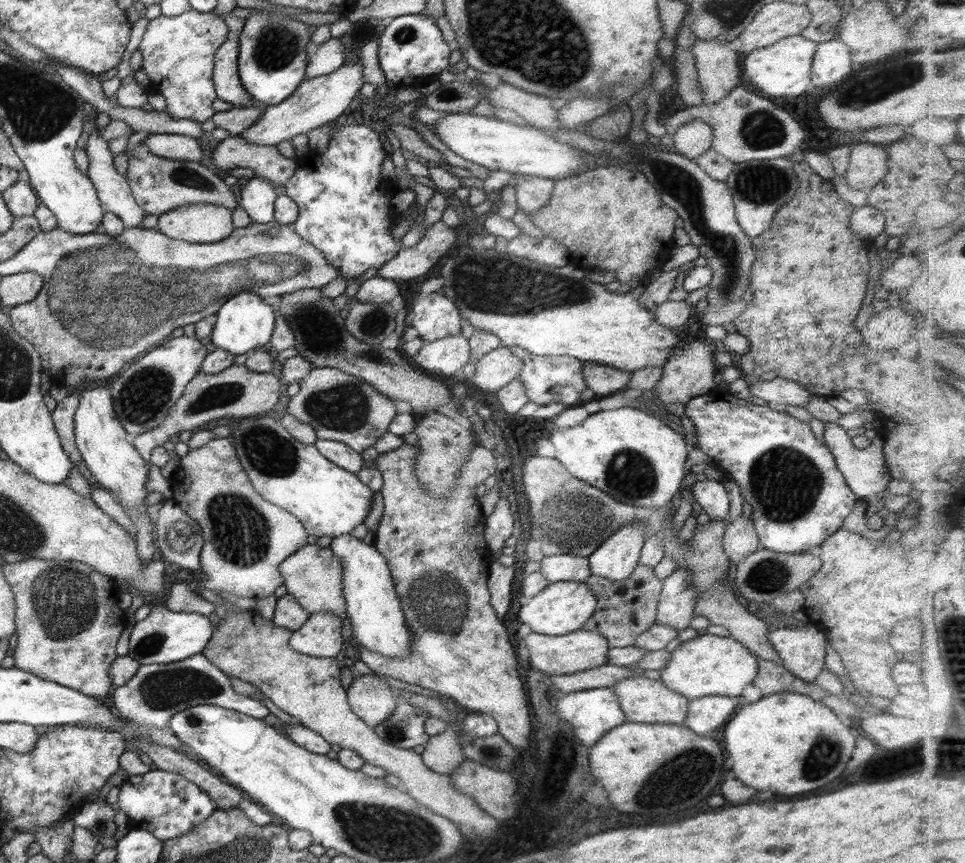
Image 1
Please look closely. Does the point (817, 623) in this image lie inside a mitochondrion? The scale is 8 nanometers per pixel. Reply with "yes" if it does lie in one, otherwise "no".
no

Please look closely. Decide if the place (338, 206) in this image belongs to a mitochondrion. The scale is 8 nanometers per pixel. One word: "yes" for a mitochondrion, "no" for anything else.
no

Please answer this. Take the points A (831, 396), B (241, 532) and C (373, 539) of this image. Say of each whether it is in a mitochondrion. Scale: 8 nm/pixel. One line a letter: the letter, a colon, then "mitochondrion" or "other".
A: other
B: mitochondrion
C: other

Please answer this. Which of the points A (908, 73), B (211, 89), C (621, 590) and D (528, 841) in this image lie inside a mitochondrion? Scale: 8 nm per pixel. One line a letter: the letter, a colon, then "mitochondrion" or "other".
A: mitochondrion
B: other
C: other
D: other

